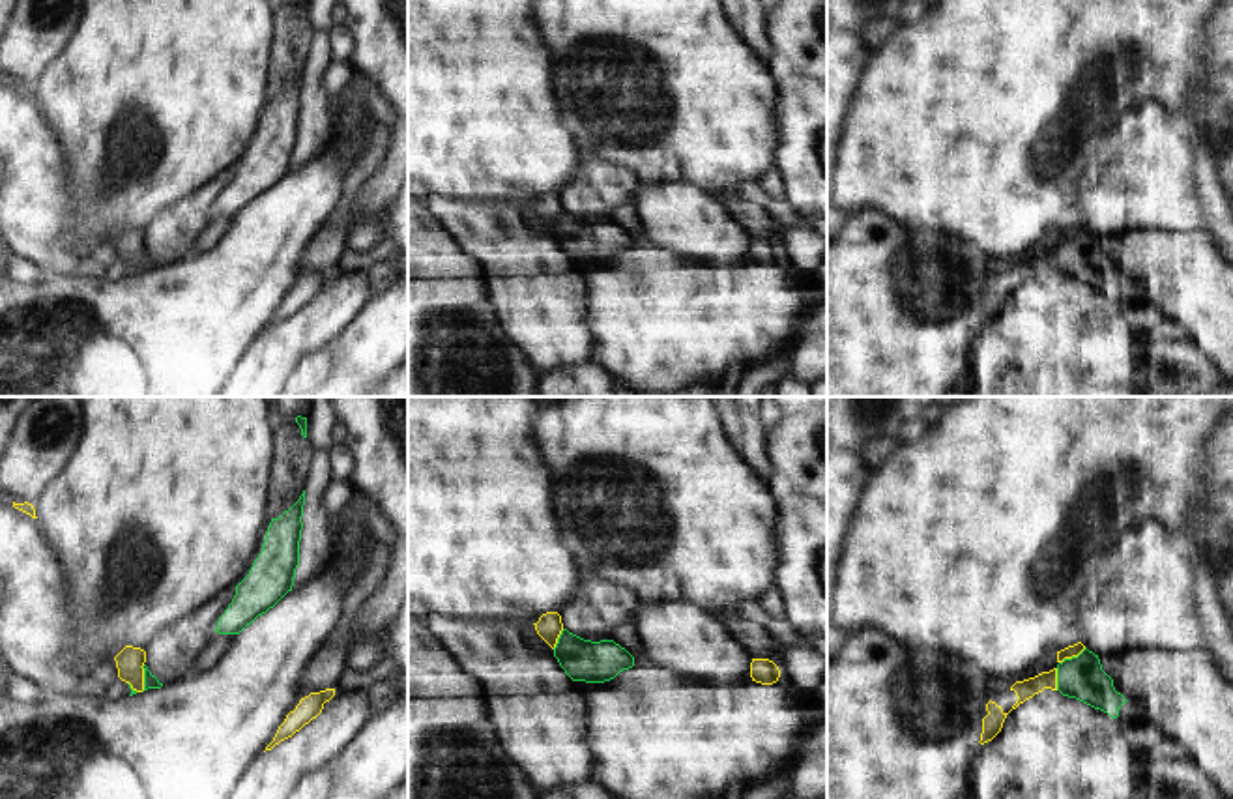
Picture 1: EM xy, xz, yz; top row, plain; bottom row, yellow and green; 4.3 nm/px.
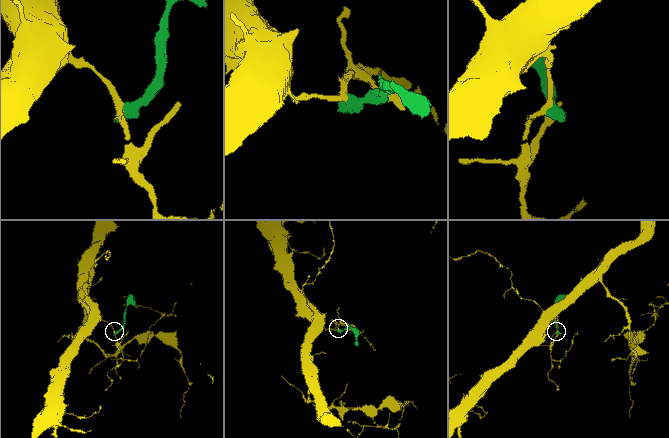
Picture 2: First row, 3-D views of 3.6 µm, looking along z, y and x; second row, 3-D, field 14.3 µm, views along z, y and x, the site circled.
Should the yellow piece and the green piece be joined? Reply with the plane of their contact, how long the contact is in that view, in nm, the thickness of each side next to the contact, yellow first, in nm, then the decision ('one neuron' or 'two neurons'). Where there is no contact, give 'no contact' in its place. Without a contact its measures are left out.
xy | 120 nm | 120/60 nm | two neurons

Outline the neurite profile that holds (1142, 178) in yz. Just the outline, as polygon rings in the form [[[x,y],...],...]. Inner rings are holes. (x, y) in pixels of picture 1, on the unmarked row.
[[[1162,101],[1124,110],[1078,183],[1078,217],[1095,236],[1201,232],[1194,155]]]

